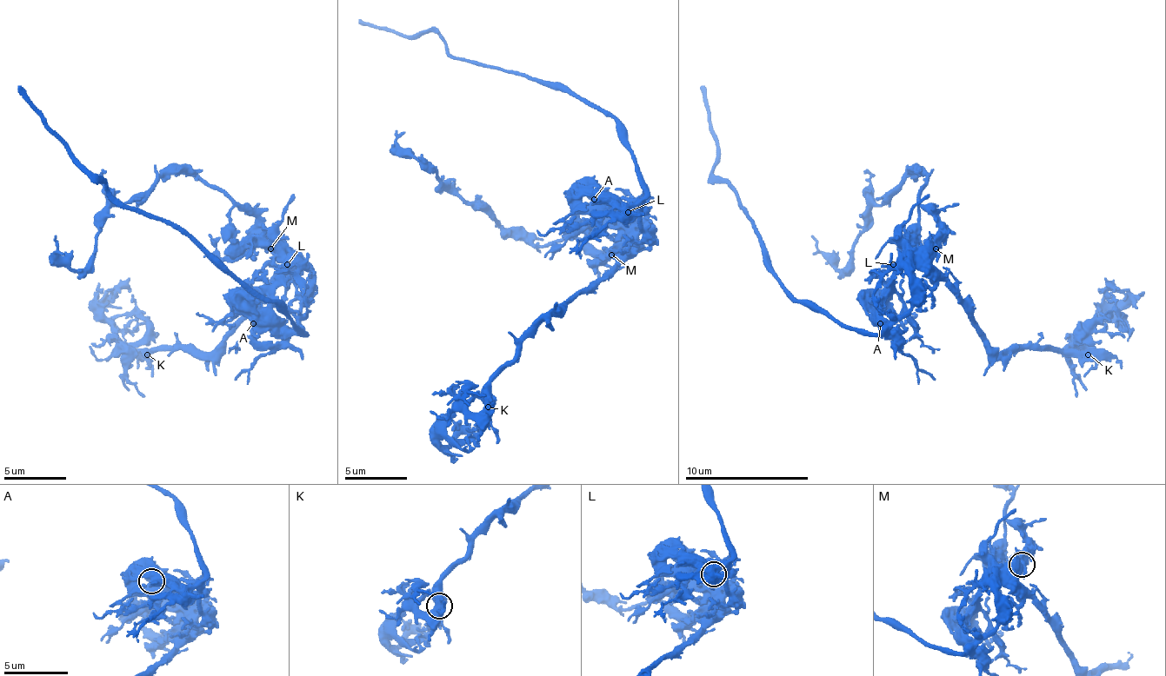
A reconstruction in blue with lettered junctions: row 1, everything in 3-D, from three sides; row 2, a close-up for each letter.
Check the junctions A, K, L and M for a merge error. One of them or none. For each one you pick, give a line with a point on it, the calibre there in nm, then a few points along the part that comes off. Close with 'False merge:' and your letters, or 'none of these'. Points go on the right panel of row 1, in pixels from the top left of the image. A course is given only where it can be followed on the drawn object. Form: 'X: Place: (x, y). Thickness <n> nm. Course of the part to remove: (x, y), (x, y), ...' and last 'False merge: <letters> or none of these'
M: Place: (936, 248). Thickness 500 nm. Course of the part to remove: (936, 248), (936, 221), (921, 205), (921, 175), (868, 212), (840, 270), (812, 236)
False merge: M

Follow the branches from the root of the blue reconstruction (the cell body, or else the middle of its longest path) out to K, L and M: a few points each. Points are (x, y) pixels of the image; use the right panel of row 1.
K: (883, 327), (889, 327), (927, 286), (942, 280), (964, 308), (976, 333), (995, 351), (1060, 348), (1088, 354)
L: (883, 327), (889, 320), (877, 308), (874, 286), (893, 264)
M: (883, 327), (889, 327), (923, 289), (927, 283), (927, 264), (936, 255), (936, 248)

